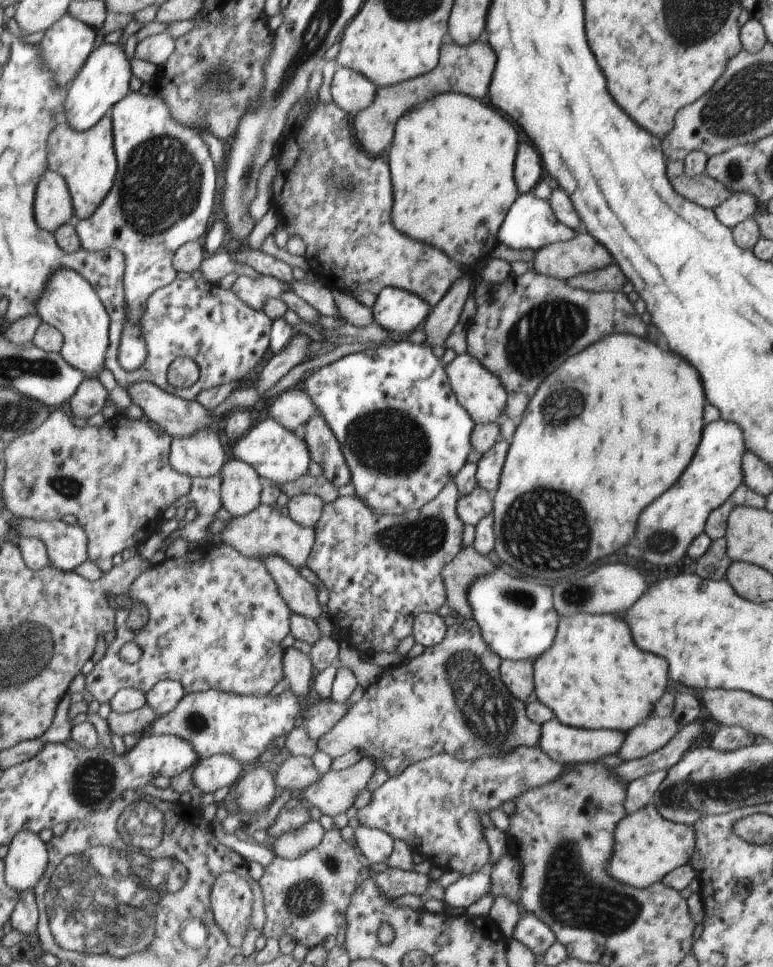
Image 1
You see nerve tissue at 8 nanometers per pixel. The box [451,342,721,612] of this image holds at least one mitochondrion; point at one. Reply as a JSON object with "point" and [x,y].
{"point":[546,531]}

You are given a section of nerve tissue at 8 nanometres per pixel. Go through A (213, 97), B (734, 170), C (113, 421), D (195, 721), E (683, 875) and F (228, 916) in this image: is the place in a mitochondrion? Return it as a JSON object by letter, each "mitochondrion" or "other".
{"A":"mitochondrion","B":"mitochondrion","C":"other","D":"mitochondrion","E":"other","F":"other"}

